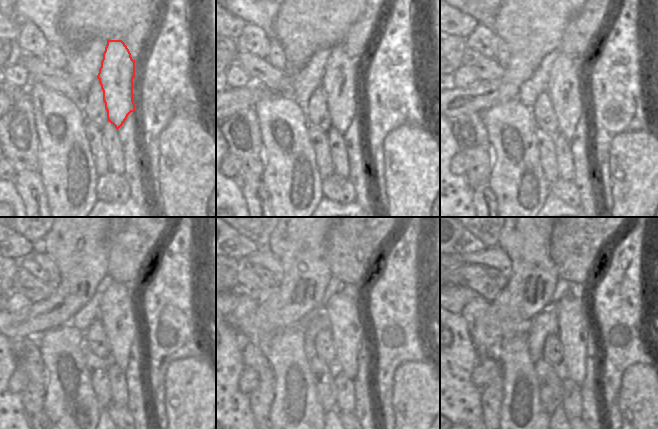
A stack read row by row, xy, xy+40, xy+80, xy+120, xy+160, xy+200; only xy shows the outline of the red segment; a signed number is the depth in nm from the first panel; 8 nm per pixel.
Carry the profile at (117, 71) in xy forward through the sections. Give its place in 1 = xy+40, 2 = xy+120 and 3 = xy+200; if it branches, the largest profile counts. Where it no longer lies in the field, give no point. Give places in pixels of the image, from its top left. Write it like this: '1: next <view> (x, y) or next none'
1: next xy+40 (339, 82)
2: next xy+120 (117, 312)
3: next xy+200 (573, 318)

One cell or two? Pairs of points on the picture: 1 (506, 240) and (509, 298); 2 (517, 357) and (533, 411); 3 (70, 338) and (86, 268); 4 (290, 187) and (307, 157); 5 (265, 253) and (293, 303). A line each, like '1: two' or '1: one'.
1: one
2: one
3: two
4: one
5: two

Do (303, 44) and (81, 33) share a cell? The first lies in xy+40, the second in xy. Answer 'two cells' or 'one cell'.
one cell

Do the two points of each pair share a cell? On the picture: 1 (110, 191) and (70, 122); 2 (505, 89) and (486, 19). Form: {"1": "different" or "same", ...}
{"1": "different", "2": "different"}

